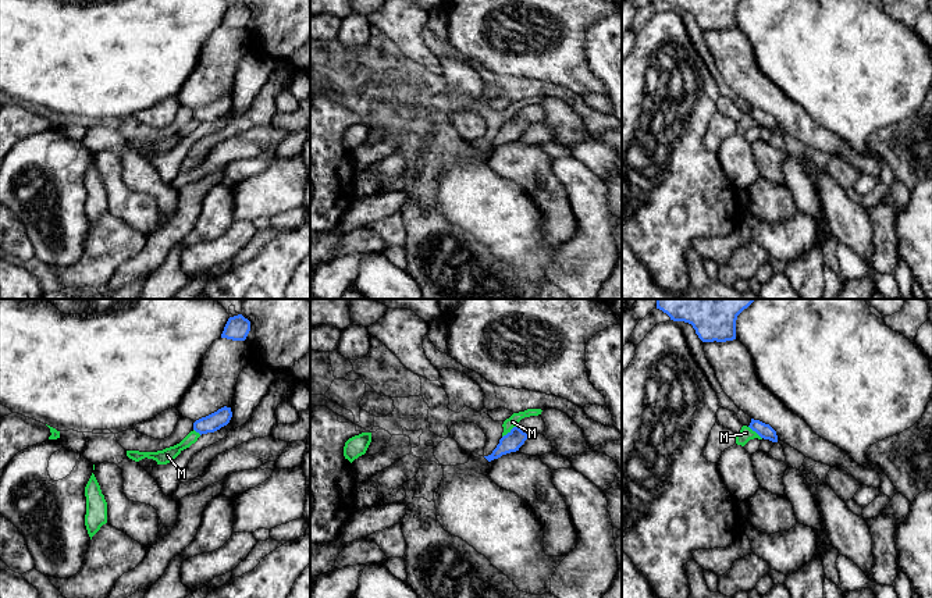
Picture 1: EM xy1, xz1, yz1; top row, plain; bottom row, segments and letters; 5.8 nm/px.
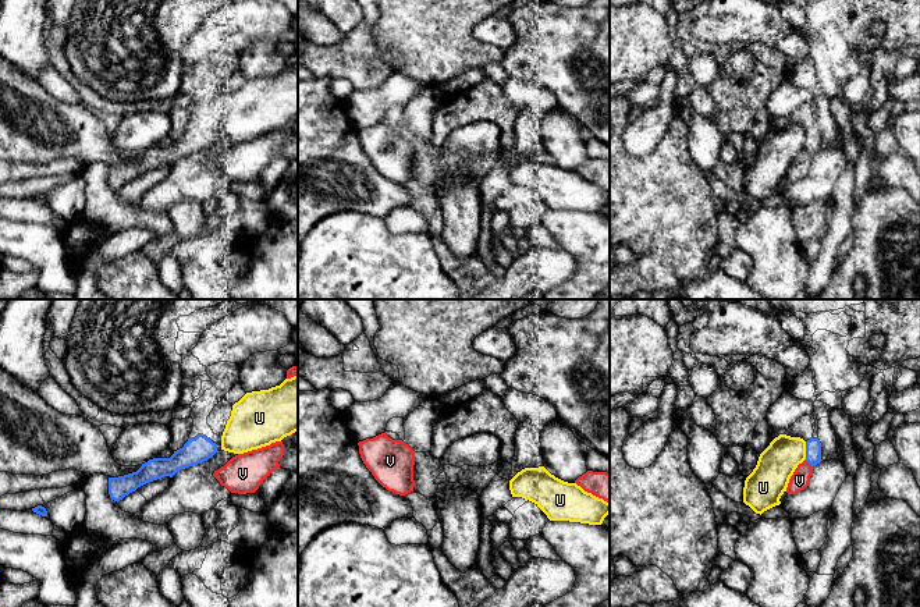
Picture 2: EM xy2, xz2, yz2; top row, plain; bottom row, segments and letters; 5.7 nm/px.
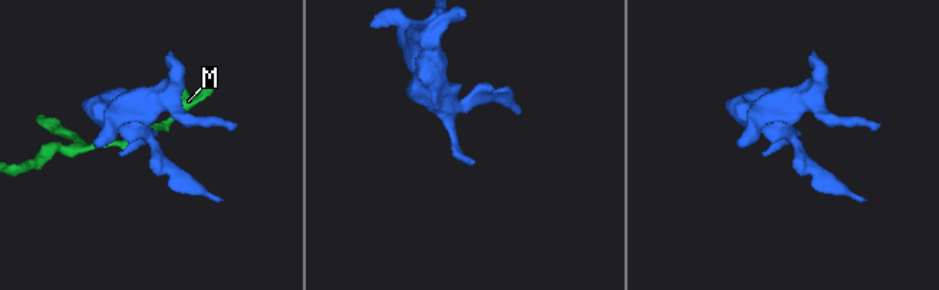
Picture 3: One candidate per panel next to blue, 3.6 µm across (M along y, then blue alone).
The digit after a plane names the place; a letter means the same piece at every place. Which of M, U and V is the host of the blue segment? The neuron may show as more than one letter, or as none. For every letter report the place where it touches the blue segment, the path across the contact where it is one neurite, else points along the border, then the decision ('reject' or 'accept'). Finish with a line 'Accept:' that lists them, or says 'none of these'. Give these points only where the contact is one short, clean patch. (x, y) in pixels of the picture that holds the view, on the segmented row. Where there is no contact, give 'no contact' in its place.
M: xz1 (511, 430) | along xz1 (516, 424), (502, 437) | reject
U: yz2 (806, 450) | reject
V: yz2 (809, 462) | reject
Accept: none of these

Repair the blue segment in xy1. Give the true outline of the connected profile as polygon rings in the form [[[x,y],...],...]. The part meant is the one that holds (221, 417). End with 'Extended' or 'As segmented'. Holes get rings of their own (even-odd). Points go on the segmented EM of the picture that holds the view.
[[[221,407],[217,412],[202,417],[193,423],[193,430],[196,433],[207,434],[220,430],[221,427],[227,426],[232,417],[231,407]]]. As segmented

